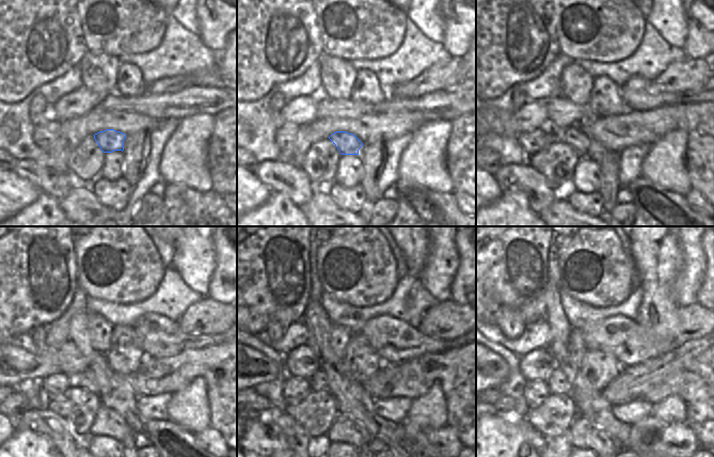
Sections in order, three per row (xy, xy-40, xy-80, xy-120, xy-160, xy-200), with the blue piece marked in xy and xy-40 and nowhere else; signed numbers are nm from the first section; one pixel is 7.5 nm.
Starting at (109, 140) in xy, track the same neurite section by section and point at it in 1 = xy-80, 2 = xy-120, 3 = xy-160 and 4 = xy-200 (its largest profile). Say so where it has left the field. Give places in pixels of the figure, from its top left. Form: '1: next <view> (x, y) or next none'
1: next xy-80 (578, 140)
2: next xy-120 (85, 379)
3: next xy-160 (319, 382)
4: next xy-200 (557, 383)

